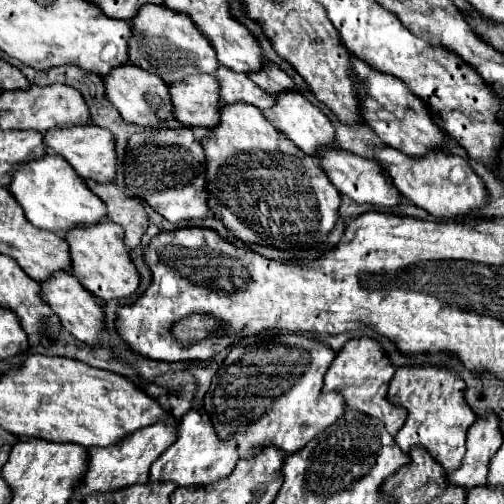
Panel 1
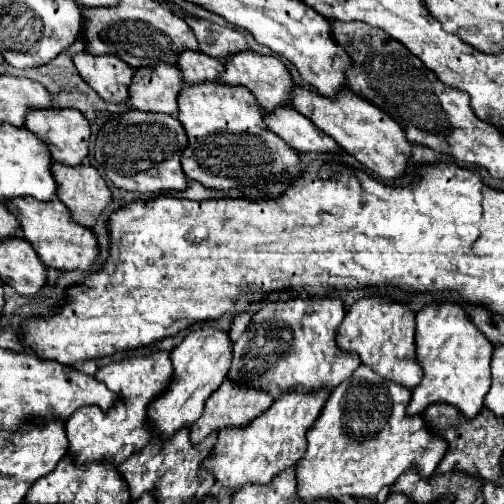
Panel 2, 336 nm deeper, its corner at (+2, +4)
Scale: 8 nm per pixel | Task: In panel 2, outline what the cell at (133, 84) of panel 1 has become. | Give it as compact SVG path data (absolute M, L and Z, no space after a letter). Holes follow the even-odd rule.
M79 52L73 56L73 64L81 78L105 100L105 102L127 102L129 84L133 70L117 56L93 56L89 52Z

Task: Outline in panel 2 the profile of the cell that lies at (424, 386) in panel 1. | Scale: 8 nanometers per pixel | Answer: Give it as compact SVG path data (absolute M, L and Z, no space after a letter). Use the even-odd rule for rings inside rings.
M449 300L439 306L425 306L417 312L417 362L425 376L413 390L407 414L421 414L431 402L447 402L457 406L467 418L473 418L481 408L485 394L491 386L491 354L493 344L485 340L485 334L469 322L465 310L457 300Z

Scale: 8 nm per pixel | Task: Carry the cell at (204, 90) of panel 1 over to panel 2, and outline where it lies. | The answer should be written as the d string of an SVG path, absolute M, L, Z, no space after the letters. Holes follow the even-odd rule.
M155 64L141 66L133 72L129 86L129 104L141 112L165 112L177 114L177 96L183 88L181 72L177 66Z

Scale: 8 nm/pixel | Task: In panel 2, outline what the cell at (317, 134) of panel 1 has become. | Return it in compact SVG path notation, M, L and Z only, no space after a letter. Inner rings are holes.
M251 50L237 52L237 56L229 56L229 60L225 62L225 72L221 74L221 82L229 84L229 86L247 86L265 112L271 112L279 106L289 104L291 90L293 90L291 76L289 76L285 64L277 56L261 56Z

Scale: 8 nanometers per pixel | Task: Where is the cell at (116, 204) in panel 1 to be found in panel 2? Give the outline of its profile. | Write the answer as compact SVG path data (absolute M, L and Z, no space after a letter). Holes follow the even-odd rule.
M51 164L53 178L57 180L57 198L69 208L71 218L77 224L93 228L103 208L111 202L111 190L107 188L101 174L91 164L77 164L77 168L69 168L65 164Z

